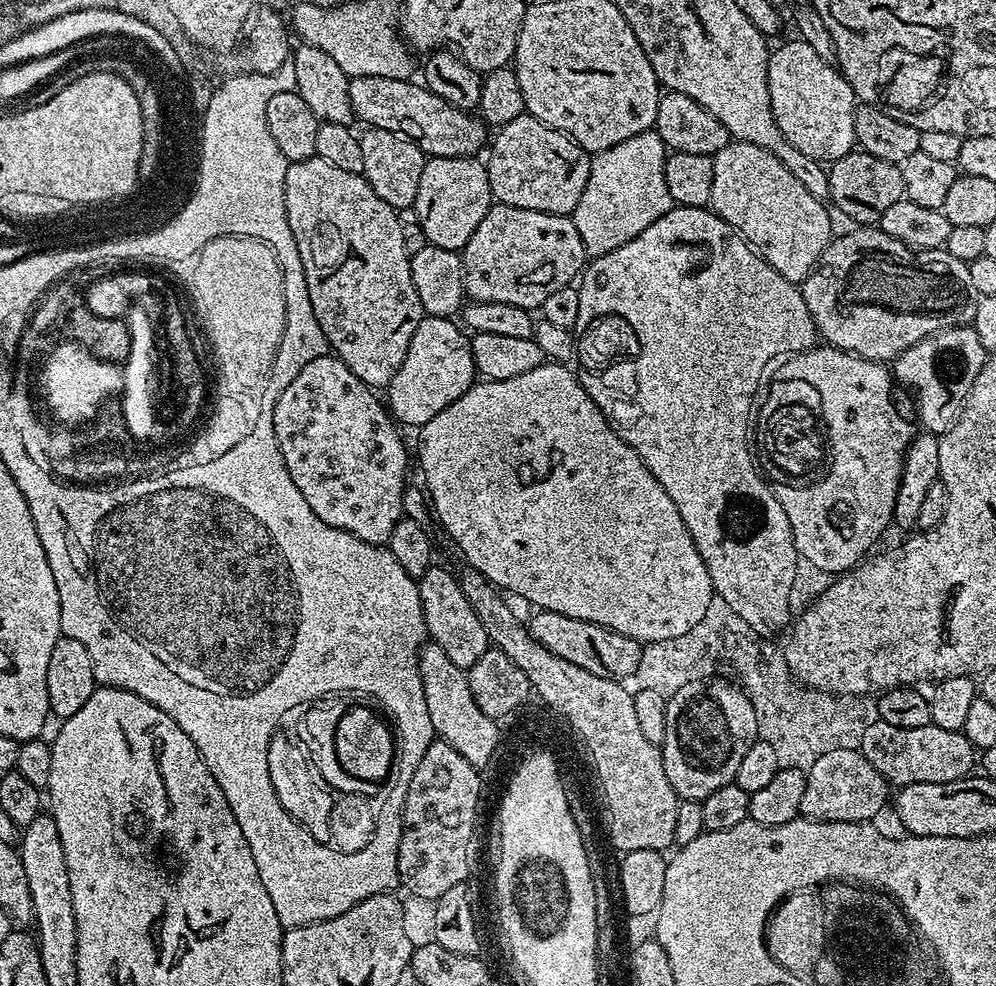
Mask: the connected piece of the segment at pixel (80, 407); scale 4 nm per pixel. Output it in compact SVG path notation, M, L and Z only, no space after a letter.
M61 343L58 350L50 354L44 383L40 386L50 411L65 425L76 426L95 417L99 403L112 394L112 378L116 376L114 366L107 365L94 353L77 343Z

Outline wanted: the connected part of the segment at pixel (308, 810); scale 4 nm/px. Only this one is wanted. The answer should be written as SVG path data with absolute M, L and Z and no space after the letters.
M289 714L276 720L276 734L270 746L266 746L266 767L270 769L270 780L273 789L286 810L286 815L294 822L298 822L300 828L307 828L310 838L320 840L321 849L326 848L326 828L328 828L328 796L318 790L318 784L314 778L300 778L298 764L300 760L306 760L306 714Z

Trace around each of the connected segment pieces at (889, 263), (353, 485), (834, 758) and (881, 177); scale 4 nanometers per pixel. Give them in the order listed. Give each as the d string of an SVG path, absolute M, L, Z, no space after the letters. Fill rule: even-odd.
M878 226L859 228L862 229L858 234L830 240L815 269L809 272L800 286L808 312L823 341L873 362L890 362L902 349L908 349L930 333L971 323L976 313L978 293L970 278L968 262L956 258L946 247L917 252Z
M335 354L319 356L314 358L314 362L306 362L306 366L302 366L302 371L298 373L298 378L294 378L294 382L290 382L290 386L286 386L286 390L282 390L282 394L275 397L272 404L272 421L274 422L274 434L276 435L278 451L282 454L286 470L294 482L294 486L298 486L302 498L306 498L306 503L310 505L310 510L314 510L314 514L318 514L318 518L322 518L322 522L328 523L331 527L348 531L350 535L361 539L364 543L384 546L387 545L394 526L405 515L403 510L403 490L406 481L409 479L409 477L407 478L408 452L404 449L404 440L400 437L399 430L401 431L401 429L398 427L397 421L390 415L385 401L381 397L379 400L376 396L379 395L369 388L367 384L360 381L341 362L339 356Z
M832 752L824 756L816 767L806 775L806 794L802 794L801 813L810 820L841 820L842 822L872 822L876 815L884 808L884 803L889 803L890 785L874 766L865 764L859 756L852 752Z
M853 150L831 161L827 173L831 203L836 203L846 215L862 220L858 222L875 221L886 206L894 206L894 202L905 199L900 165L874 158L874 154L863 150Z

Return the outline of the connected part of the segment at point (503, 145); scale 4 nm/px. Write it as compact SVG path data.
M527 114L514 118L514 122L503 125L500 132L491 141L492 153L486 156L486 167L490 178L490 190L493 201L506 206L518 206L522 210L538 210L559 216L571 216L578 206L578 198L582 198L582 190L586 190L586 182L590 178L592 156L577 140L551 128L538 118Z

